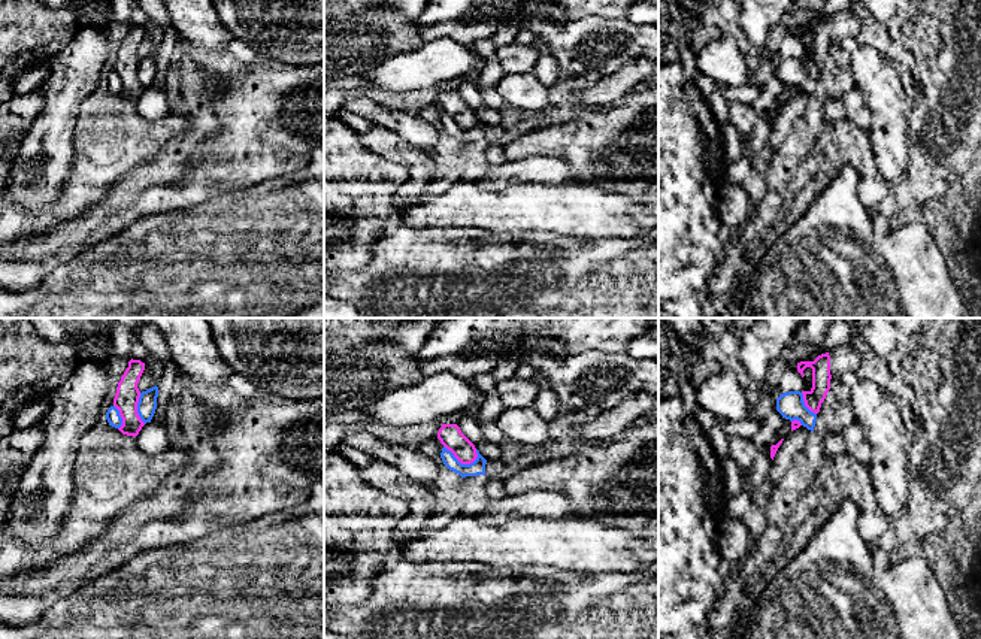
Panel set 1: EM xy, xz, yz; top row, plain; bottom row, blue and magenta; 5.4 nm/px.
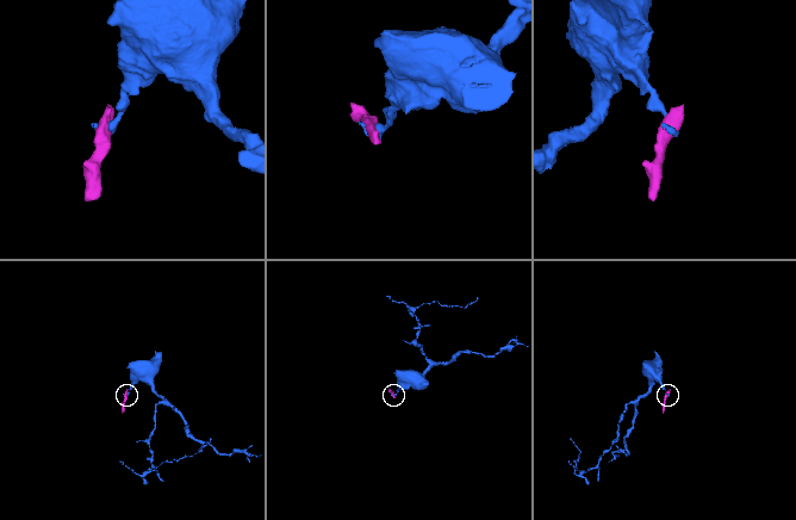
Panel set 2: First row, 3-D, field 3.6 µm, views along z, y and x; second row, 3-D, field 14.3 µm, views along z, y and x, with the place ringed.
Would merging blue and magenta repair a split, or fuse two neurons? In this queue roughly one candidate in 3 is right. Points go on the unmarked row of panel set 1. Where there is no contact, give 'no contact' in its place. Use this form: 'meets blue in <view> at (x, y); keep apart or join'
meets blue in xz at (460, 129); keep apart

